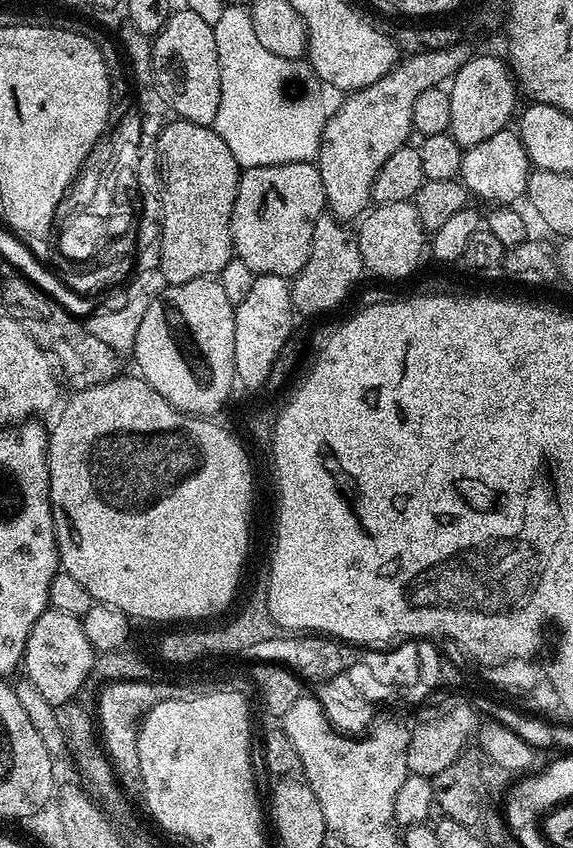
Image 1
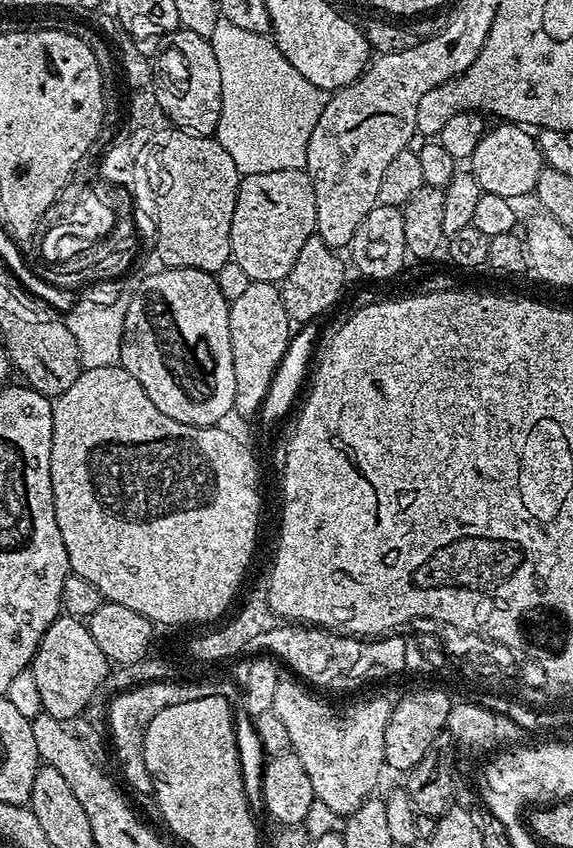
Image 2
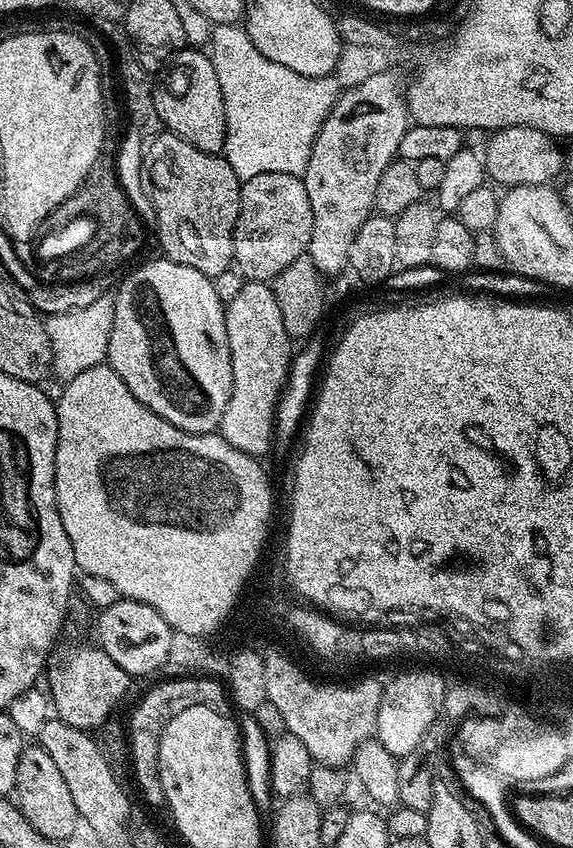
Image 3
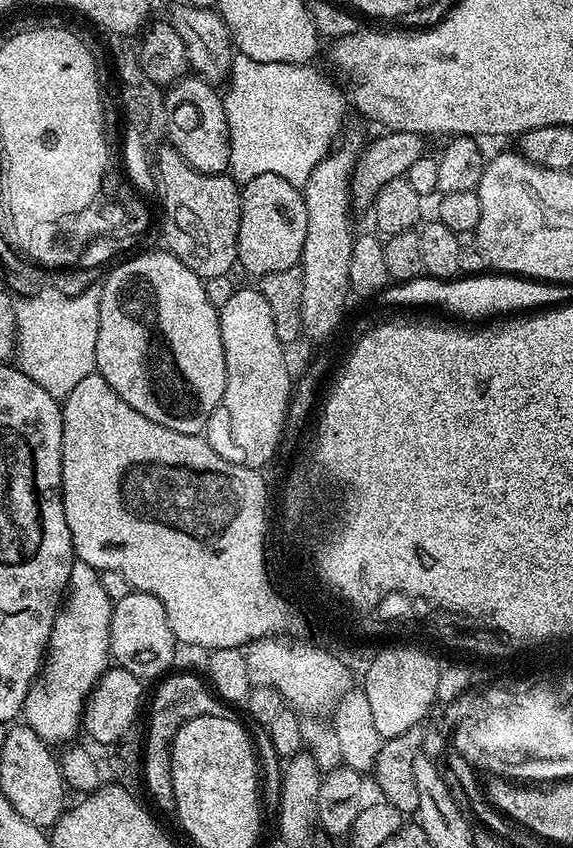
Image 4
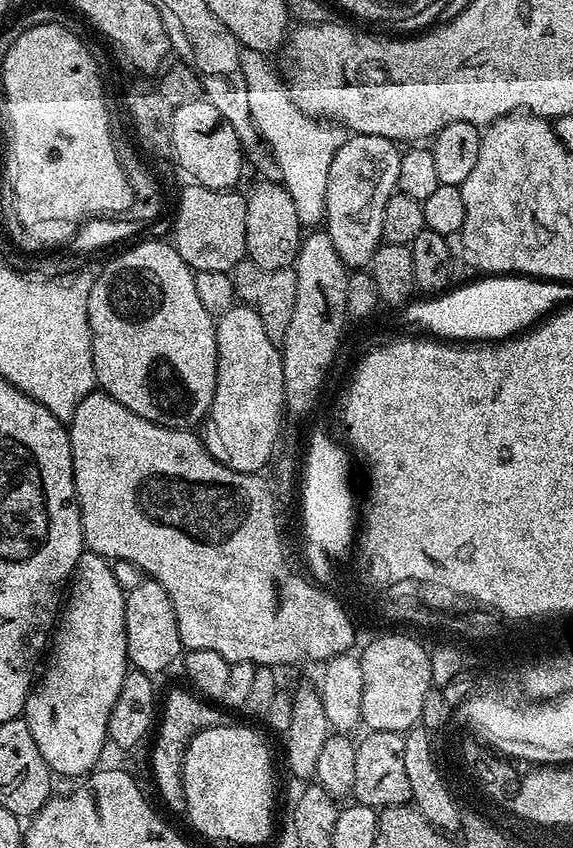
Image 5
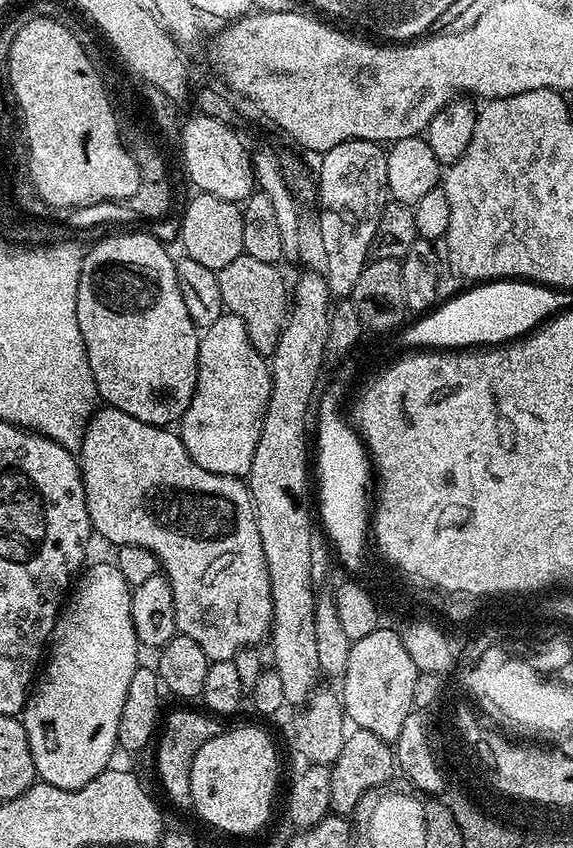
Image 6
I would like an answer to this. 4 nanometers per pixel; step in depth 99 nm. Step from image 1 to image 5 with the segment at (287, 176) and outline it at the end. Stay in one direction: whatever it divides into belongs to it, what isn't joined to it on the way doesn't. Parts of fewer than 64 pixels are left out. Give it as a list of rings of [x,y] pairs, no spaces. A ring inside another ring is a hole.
[[[261,179],[260,184],[247,193],[246,199],[246,256],[249,261],[262,270],[282,270],[292,268],[296,255],[300,252],[302,225],[298,218],[298,209],[294,207],[294,198],[283,183]]]

